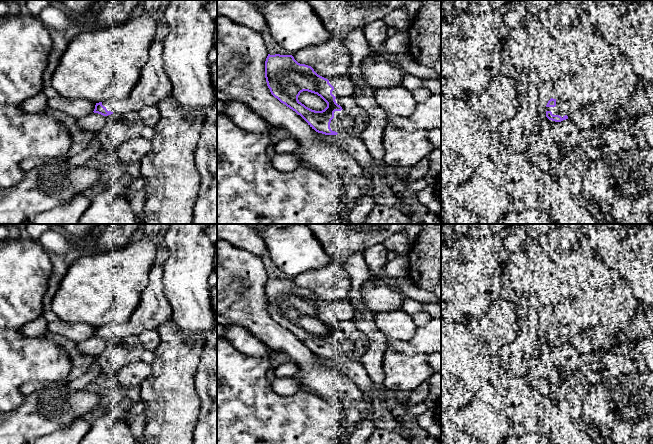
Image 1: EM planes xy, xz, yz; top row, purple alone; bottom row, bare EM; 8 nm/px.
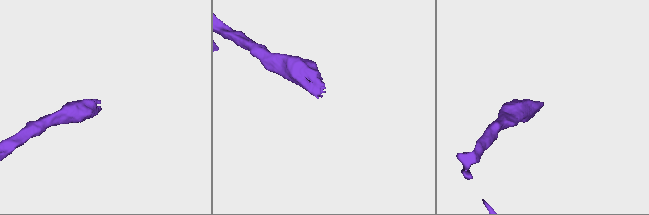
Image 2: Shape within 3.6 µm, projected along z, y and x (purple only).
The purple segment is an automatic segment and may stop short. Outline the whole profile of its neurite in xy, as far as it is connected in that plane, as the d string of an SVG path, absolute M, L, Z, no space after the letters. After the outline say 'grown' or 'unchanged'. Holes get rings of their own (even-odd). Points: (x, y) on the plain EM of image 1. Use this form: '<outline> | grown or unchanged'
M155 263L149 272L149 281L141 293L135 311L124 324L96 327L94 337L108 340L126 339L150 329L157 329L172 317L171 306L164 294L163 264Z | grown

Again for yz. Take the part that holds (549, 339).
M551 322L546 329L546 341L555 346L561 346L582 332L582 328L576 324L560 325Z | grown

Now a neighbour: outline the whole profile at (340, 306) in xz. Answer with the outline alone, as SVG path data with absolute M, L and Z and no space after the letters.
M347 300L331 302L329 307L337 314L339 321L351 321L356 316L356 311Z

